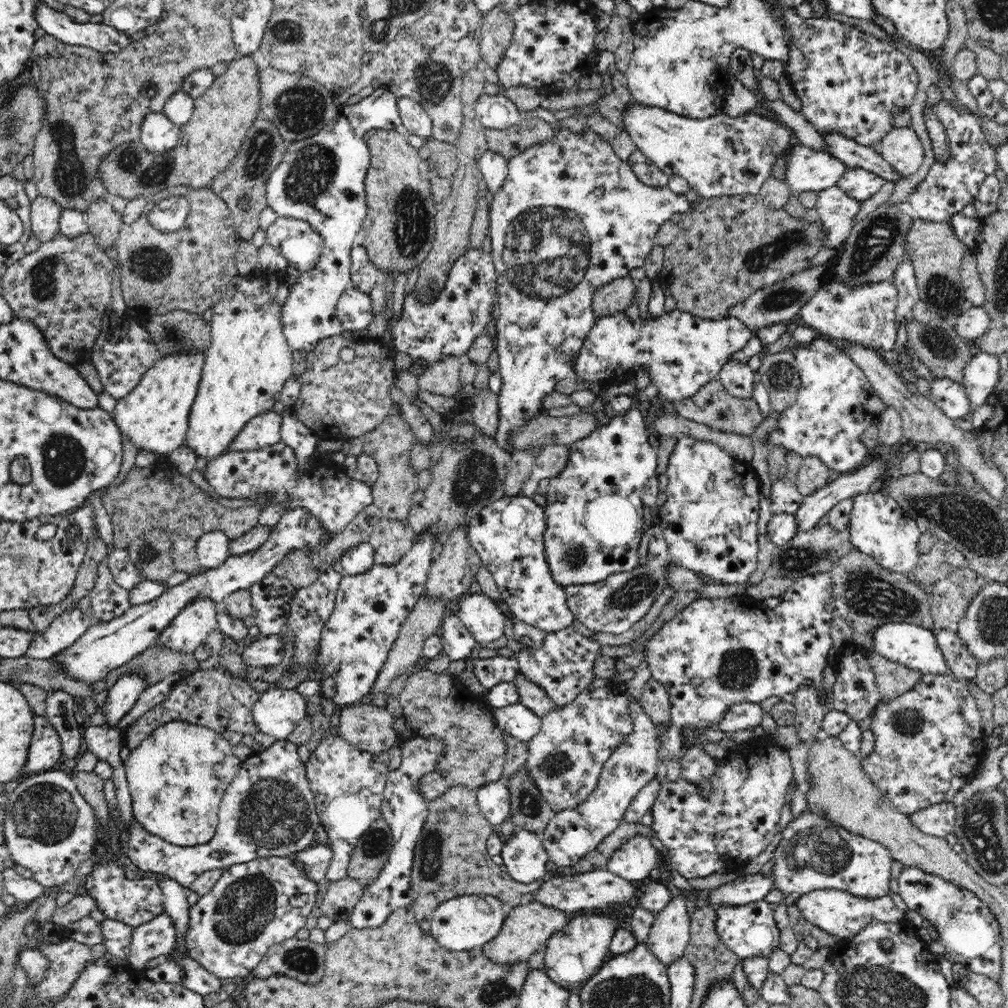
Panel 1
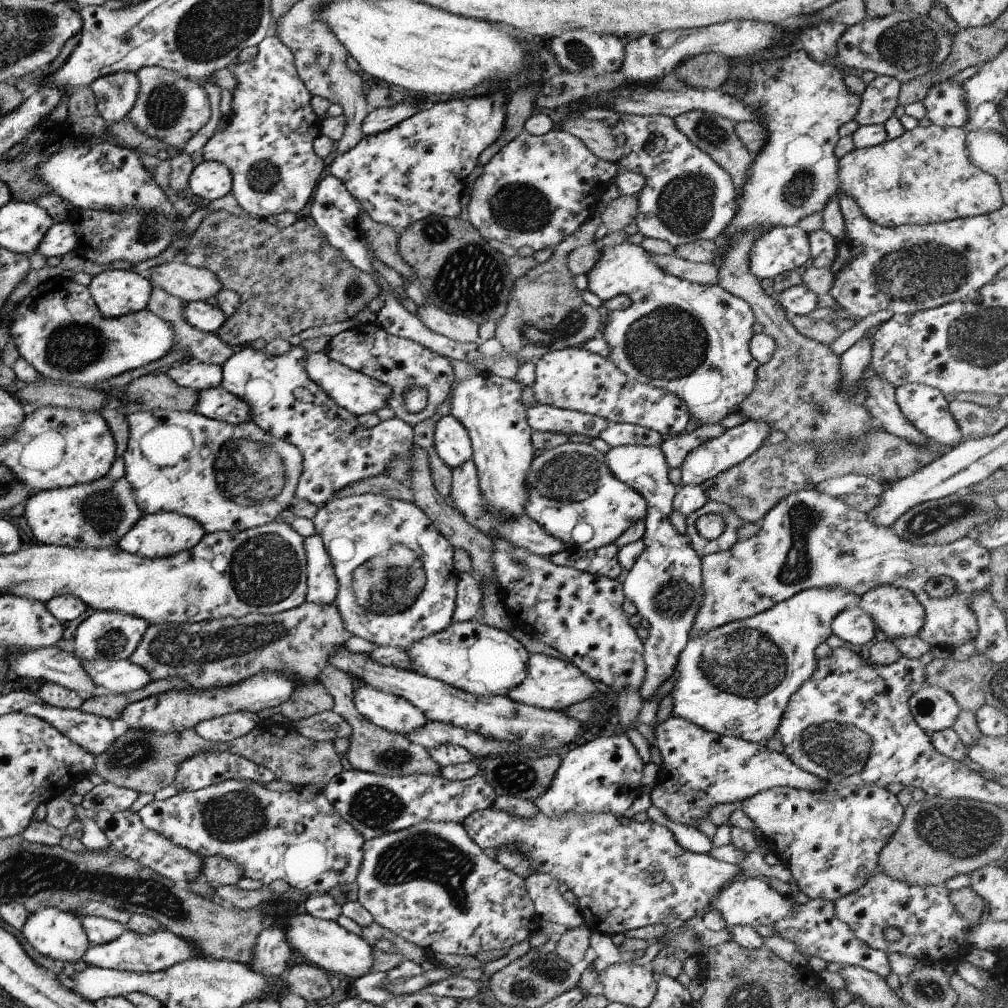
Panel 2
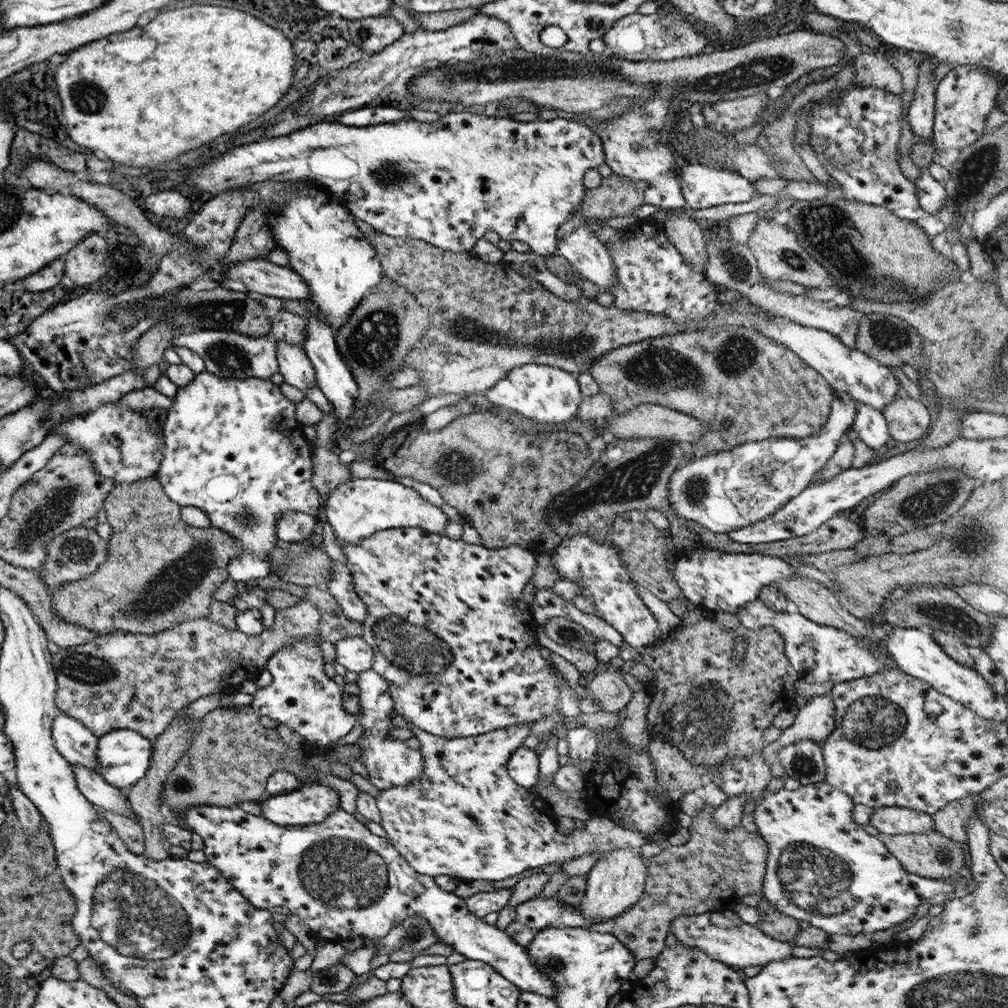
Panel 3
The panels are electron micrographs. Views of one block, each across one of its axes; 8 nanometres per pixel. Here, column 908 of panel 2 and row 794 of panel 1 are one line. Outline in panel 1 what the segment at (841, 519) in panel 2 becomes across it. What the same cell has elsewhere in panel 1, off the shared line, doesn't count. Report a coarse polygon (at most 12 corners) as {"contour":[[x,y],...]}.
{"contour":[[626,687],[582,692],[527,743],[554,813],[597,787],[634,732]]}

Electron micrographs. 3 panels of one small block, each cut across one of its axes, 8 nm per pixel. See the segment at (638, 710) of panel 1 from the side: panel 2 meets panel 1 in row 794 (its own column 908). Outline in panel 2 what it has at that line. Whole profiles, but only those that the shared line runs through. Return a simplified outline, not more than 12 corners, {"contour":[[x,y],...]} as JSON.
{"contour":[[879,585],[858,607],[891,642],[915,636],[924,608],[903,587]]}

